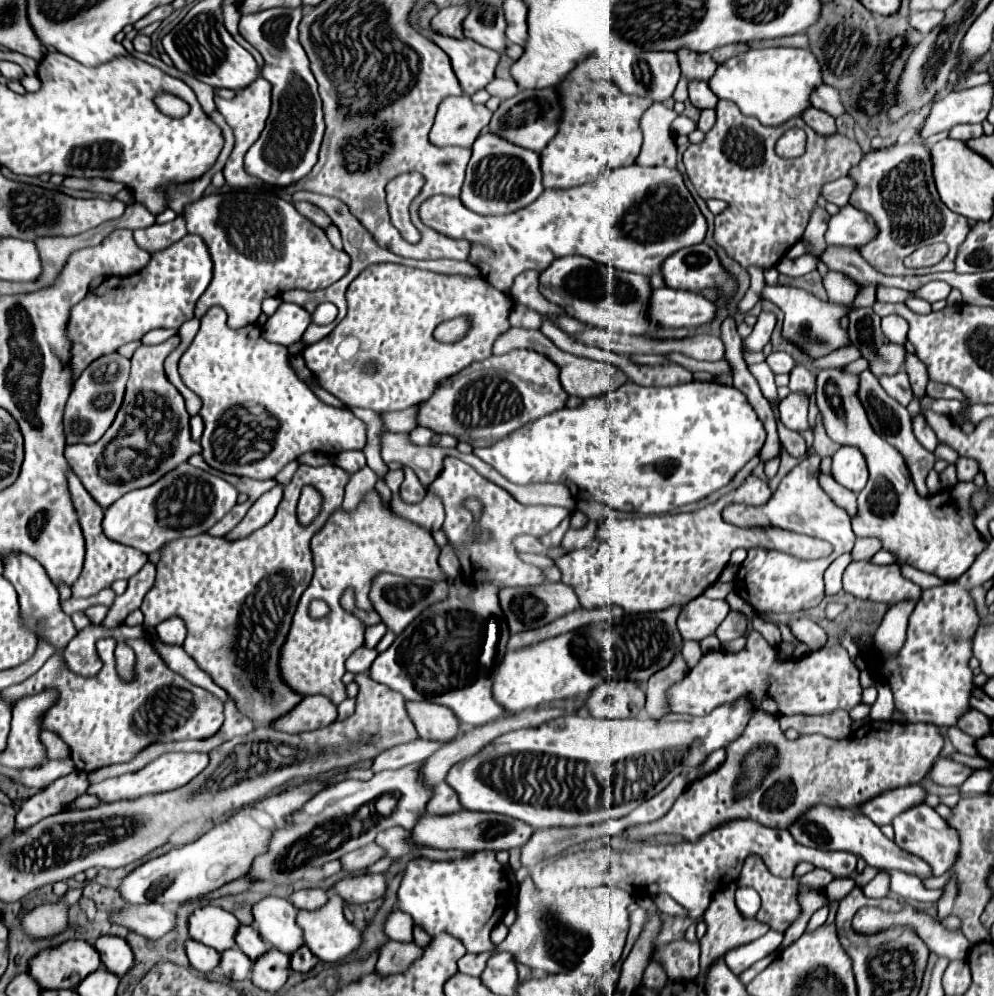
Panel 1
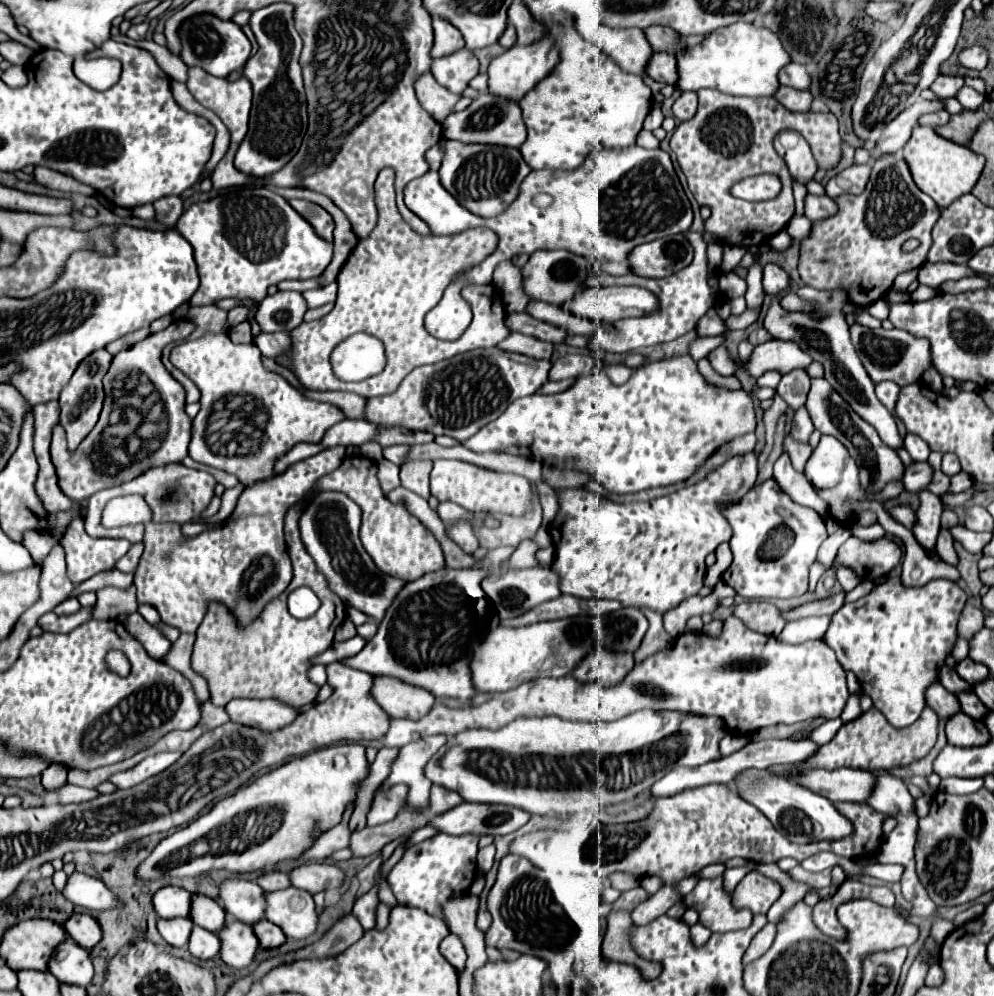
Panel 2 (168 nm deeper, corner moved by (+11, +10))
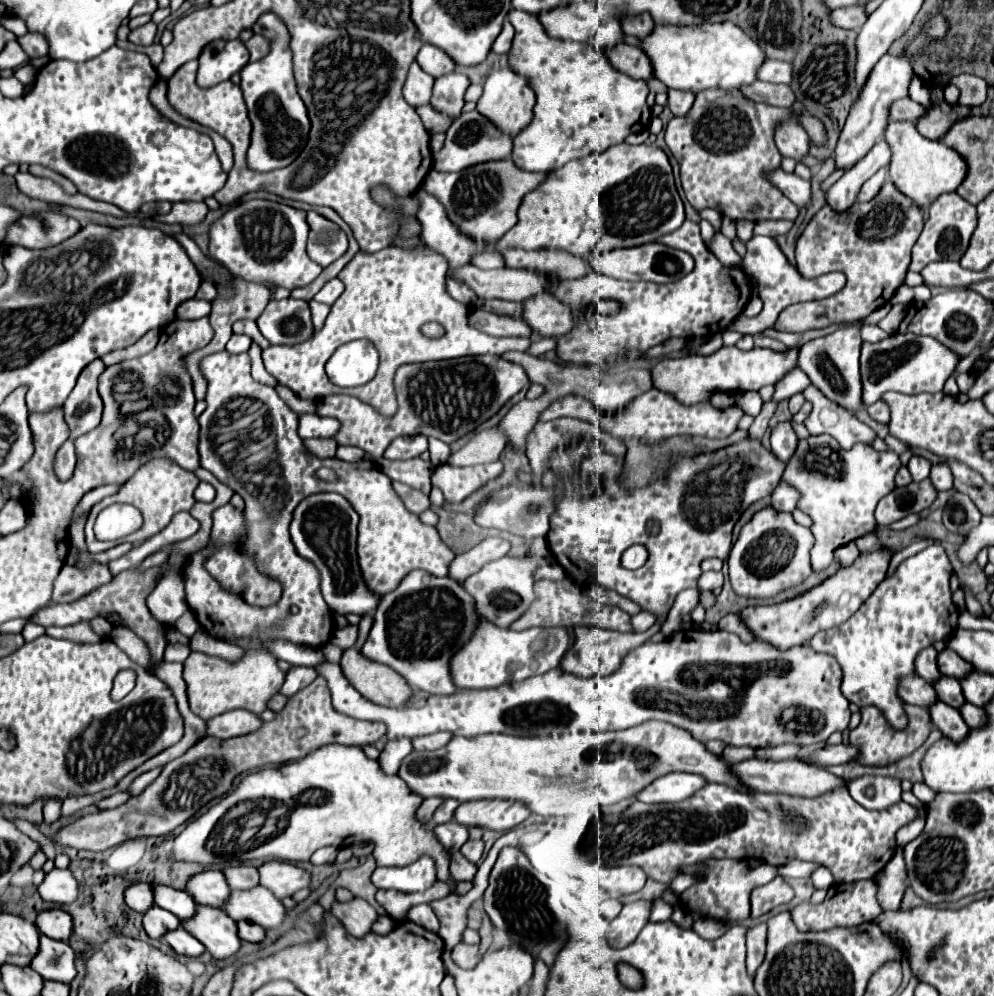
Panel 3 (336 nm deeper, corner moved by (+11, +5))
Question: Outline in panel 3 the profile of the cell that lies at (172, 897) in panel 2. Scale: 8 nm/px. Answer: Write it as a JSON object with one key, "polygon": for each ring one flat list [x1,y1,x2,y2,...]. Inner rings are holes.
{"polygon":[[134,884,126,890,126,904,136,912,146,912,156,906,156,898,152,896,152,884]]}

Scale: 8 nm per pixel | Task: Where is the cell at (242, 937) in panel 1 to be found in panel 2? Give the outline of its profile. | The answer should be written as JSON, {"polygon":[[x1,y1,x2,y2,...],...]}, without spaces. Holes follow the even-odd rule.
{"polygon":[[192,895,190,901,190,921,202,929,218,931,226,921,224,909,206,895]]}

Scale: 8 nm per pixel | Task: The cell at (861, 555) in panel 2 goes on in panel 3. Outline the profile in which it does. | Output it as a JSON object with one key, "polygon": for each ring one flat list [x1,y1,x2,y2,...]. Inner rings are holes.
{"polygon":[[868,534,868,536,860,536,856,540,856,546,860,552,874,552,874,550,880,550,884,544,880,542,880,538,876,534]]}

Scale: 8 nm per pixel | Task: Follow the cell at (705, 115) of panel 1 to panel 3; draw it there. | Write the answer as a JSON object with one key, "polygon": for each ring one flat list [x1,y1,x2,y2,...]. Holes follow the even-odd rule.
{"polygon":[[668,90,668,108,674,116,684,116,694,104,692,92,680,92,680,90]]}

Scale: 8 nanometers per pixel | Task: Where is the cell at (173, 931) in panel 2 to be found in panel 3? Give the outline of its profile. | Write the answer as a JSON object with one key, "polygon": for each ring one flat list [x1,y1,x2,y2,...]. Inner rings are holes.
{"polygon":[[150,908,146,914,144,914,144,930,148,932,150,938,156,938,156,940,164,940,164,936,170,932,170,930,176,930,180,926,180,920,168,912,168,910,162,910,162,908]]}

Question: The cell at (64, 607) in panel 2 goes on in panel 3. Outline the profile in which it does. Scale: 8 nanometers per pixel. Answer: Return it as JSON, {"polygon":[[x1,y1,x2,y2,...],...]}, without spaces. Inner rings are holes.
{"polygon":[[136,568,120,572,110,584,98,588,96,592,92,592,92,594,76,600,76,602,70,602,70,604,50,604,50,606,38,610,32,616,32,622,44,624,44,626,70,626,70,624,76,624,76,622,82,622,82,620,90,620,90,618,103,617,107,619,110,612,118,612,120,618,124,620,124,624,128,628,132,628,142,640,146,640,146,644,152,650,152,656,156,660,160,660,162,654,164,654,164,648,166,648,164,626,158,624,152,618,152,614,148,612,148,608,146,608,146,598,154,590,158,574,160,574,160,568,150,568,146,572,138,572]]}

